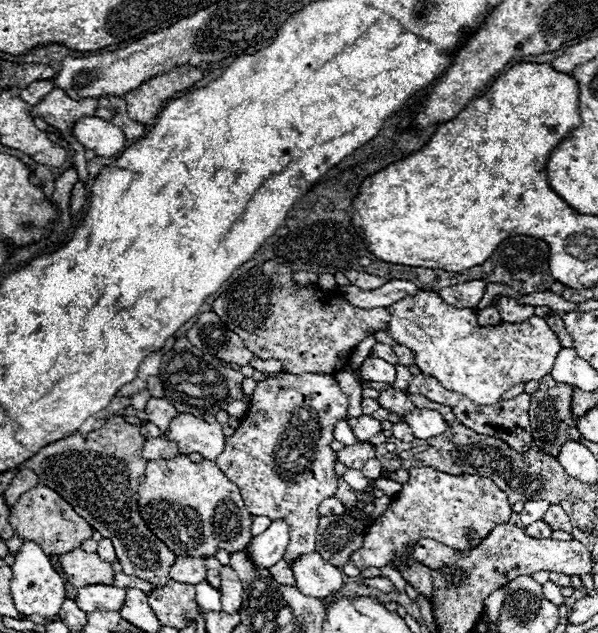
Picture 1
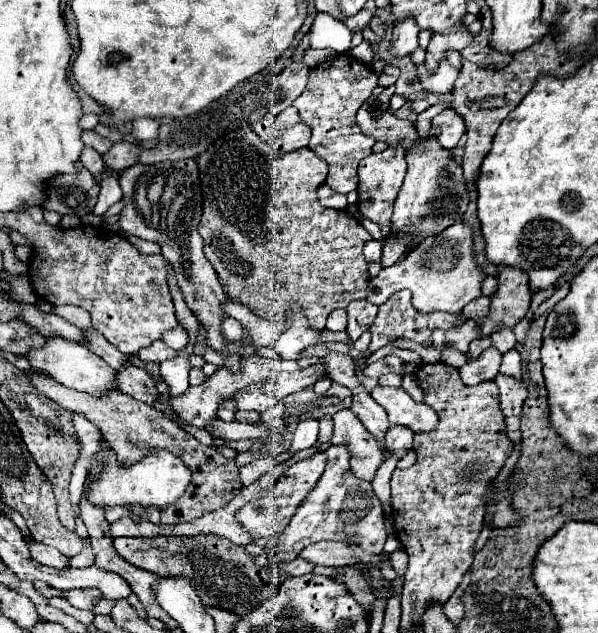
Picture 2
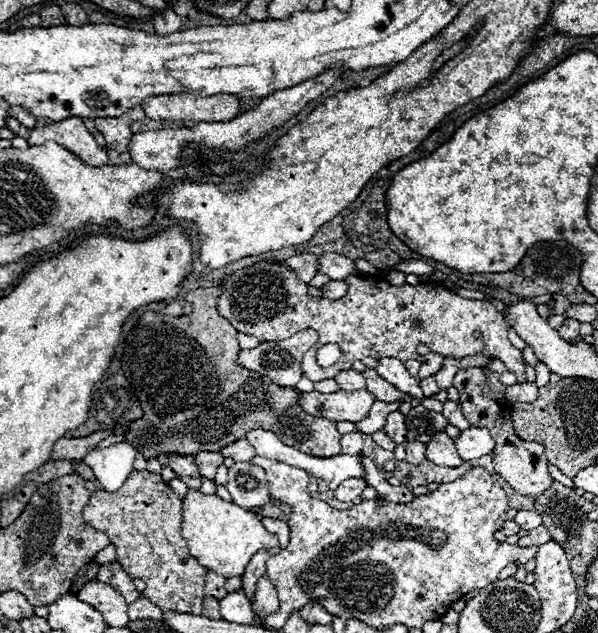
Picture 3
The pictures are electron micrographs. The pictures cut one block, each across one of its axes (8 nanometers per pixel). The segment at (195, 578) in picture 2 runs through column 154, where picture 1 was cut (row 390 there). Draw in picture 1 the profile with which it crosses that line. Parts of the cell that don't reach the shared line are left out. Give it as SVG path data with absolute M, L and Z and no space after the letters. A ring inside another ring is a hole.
M544 376L544 380L540 380L538 390L530 396L530 428L532 428L532 436L534 436L534 444L548 456L558 458L560 448L568 442L568 430L572 426L576 426L576 416L572 414L572 394L574 388L568 384L556 384L552 380L552 376Z

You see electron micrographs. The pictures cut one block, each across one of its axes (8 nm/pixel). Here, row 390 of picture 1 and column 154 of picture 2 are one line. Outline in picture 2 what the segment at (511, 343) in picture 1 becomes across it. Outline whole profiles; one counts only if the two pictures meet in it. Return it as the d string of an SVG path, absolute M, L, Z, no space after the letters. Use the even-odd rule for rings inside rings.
M102 442L98 454L92 458L90 472L98 472L98 478L94 482L90 482L90 500L102 508L110 508L116 504L122 504L128 508L132 508L134 504L142 504L144 508L148 508L148 506L164 508L164 506L176 502L184 494L184 490L188 488L188 482L190 482L190 470L186 468L186 464L178 456L174 456L166 450L164 452L152 450L144 460L136 462L134 466L122 468L116 462L116 452L112 448L108 448L106 442Z

